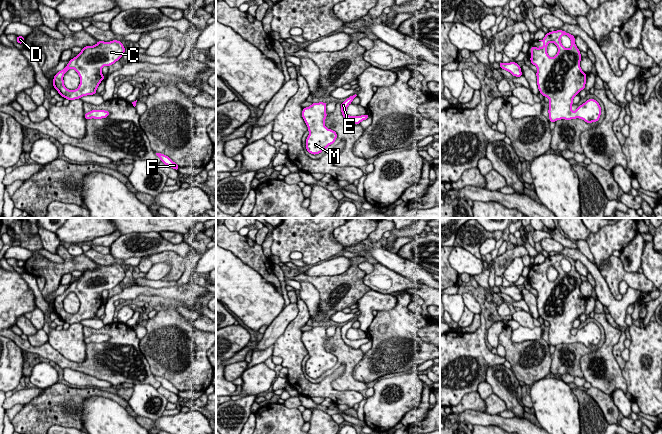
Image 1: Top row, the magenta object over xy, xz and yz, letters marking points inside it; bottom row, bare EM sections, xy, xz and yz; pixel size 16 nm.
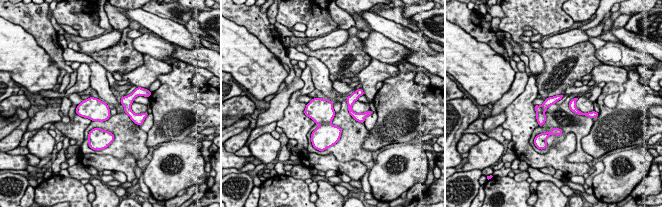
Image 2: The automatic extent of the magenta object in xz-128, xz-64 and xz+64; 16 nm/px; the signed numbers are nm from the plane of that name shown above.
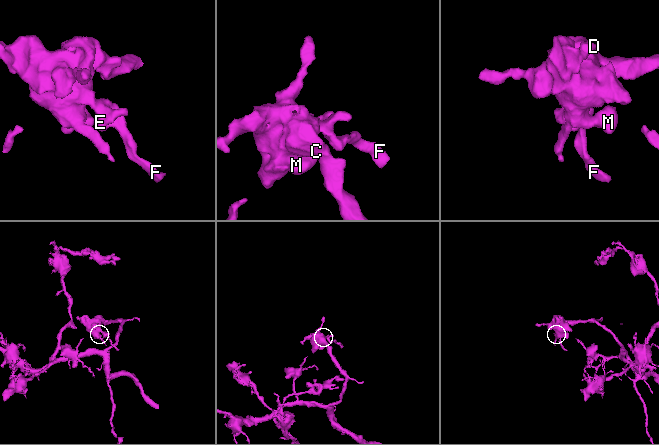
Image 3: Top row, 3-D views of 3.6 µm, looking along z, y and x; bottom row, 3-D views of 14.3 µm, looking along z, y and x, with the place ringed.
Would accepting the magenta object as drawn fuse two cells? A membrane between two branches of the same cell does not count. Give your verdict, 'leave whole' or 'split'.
leave whole

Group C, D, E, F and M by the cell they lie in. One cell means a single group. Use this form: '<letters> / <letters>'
C D E F M

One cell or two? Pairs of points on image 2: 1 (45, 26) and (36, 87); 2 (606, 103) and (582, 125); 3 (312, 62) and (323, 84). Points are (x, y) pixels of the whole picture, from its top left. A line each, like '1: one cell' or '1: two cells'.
1: two cells
2: two cells
3: one cell

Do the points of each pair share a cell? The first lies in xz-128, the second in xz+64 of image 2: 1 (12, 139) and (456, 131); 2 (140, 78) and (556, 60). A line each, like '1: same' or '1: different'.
1: different
2: different

